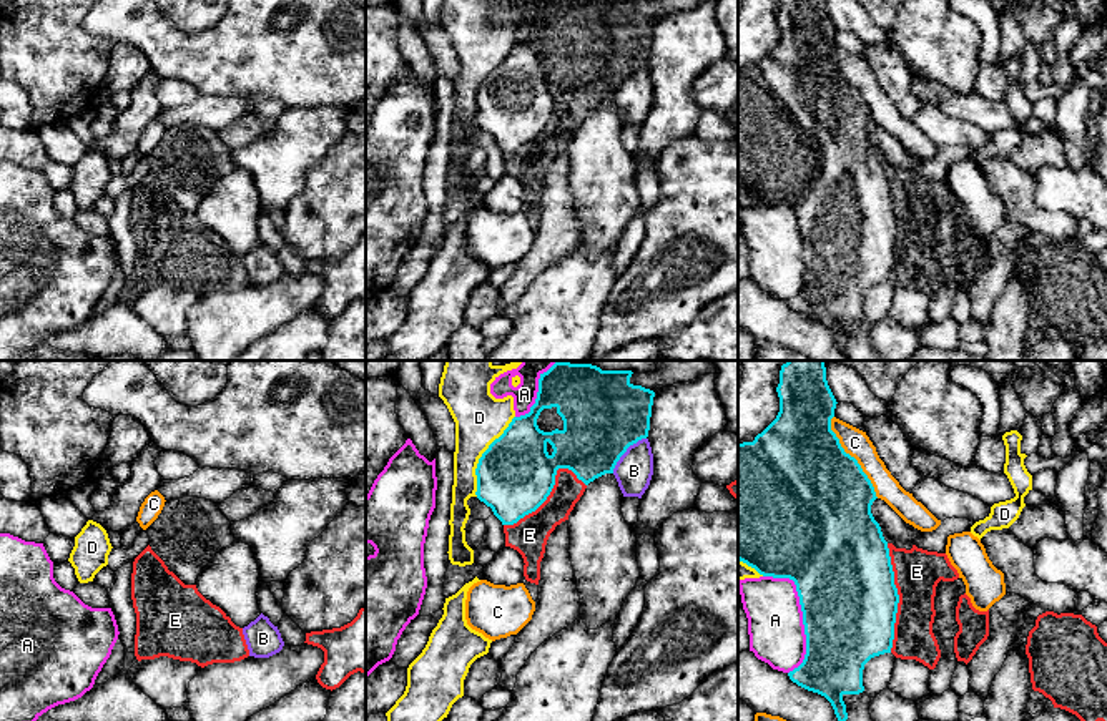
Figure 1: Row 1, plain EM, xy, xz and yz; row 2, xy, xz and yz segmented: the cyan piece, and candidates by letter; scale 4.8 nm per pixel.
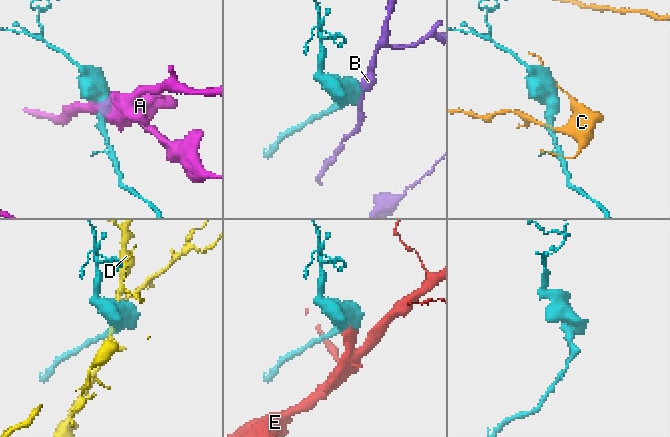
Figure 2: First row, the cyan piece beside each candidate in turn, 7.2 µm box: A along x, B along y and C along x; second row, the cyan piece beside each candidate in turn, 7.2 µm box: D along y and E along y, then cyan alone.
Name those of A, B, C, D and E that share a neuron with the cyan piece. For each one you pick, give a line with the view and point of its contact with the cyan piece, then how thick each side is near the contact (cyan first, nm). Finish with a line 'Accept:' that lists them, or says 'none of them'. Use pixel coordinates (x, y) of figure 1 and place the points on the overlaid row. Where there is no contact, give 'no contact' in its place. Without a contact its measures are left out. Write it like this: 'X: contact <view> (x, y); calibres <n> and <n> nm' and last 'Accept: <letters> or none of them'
E: contact yz (898, 598); calibres 460 and 220 nm
Accept: E

